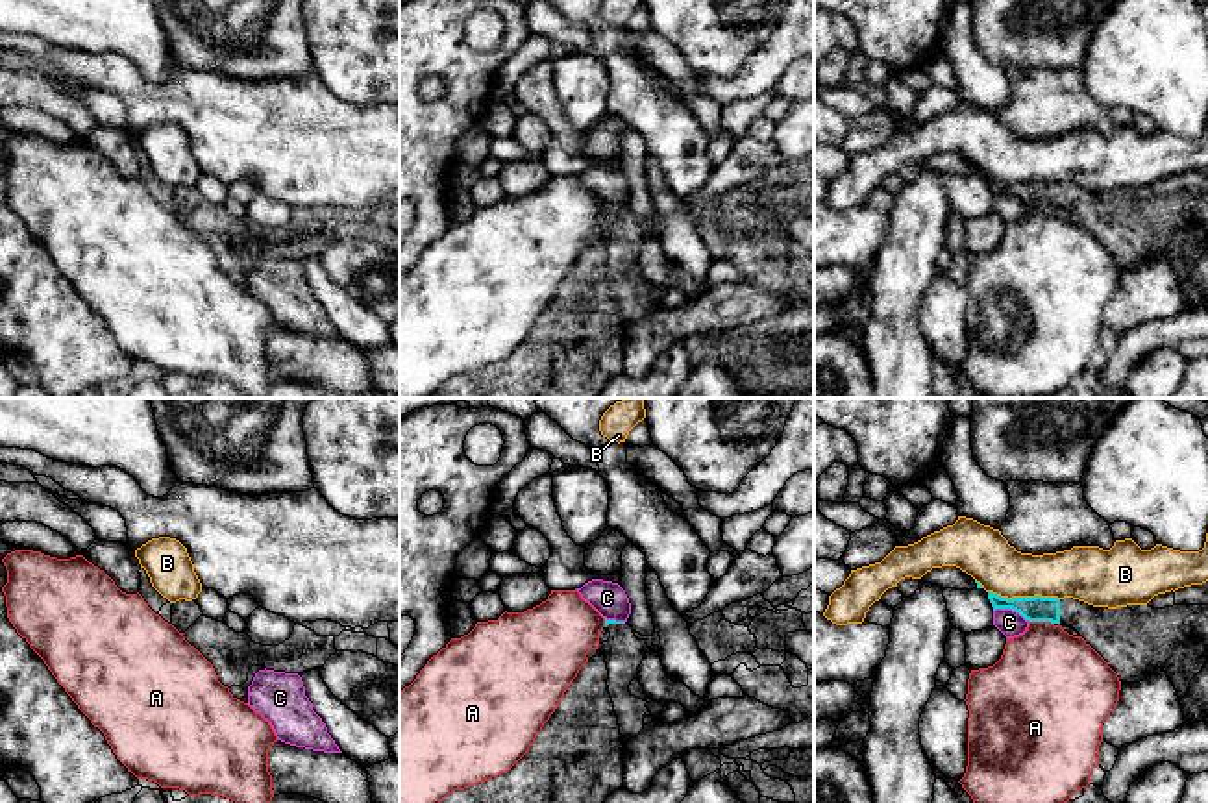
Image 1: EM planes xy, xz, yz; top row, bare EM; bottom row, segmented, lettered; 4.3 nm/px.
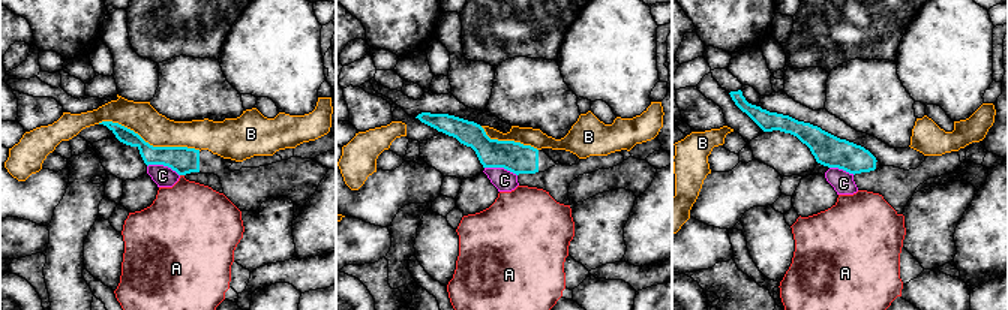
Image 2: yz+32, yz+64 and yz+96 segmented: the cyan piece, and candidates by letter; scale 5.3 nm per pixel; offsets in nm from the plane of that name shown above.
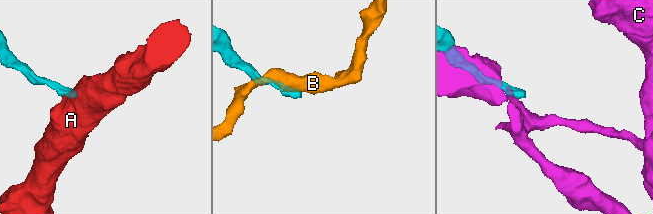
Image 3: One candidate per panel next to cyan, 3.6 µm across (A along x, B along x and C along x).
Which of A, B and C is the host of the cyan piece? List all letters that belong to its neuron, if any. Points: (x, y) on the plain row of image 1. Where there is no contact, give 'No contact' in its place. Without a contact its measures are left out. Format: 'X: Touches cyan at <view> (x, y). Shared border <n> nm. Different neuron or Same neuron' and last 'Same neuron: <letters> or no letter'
A: Touches cyan at yz (1042, 206). Shared border 110 nm. Different neuron
B: Touches cyan at yz (1023, 184). Shared border 320 nm. Different neuron
C: Touches cyan at yz (1012, 195). Shared border 170 nm. Different neuron
Same neuron: no letter

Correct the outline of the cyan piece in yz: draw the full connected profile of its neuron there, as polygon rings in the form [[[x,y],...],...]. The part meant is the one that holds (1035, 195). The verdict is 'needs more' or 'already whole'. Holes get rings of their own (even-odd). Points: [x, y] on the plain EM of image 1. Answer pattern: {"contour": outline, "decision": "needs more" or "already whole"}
{"contour": [[[988,178],[995,194],[1012,194],[1029,207],[1073,213],[1123,268],[1140,268],[1162,253],[1178,283],[1208,246],[1208,191],[1153,194],[1093,192],[1073,183],[1001,183]]], "decision": "needs more"}

